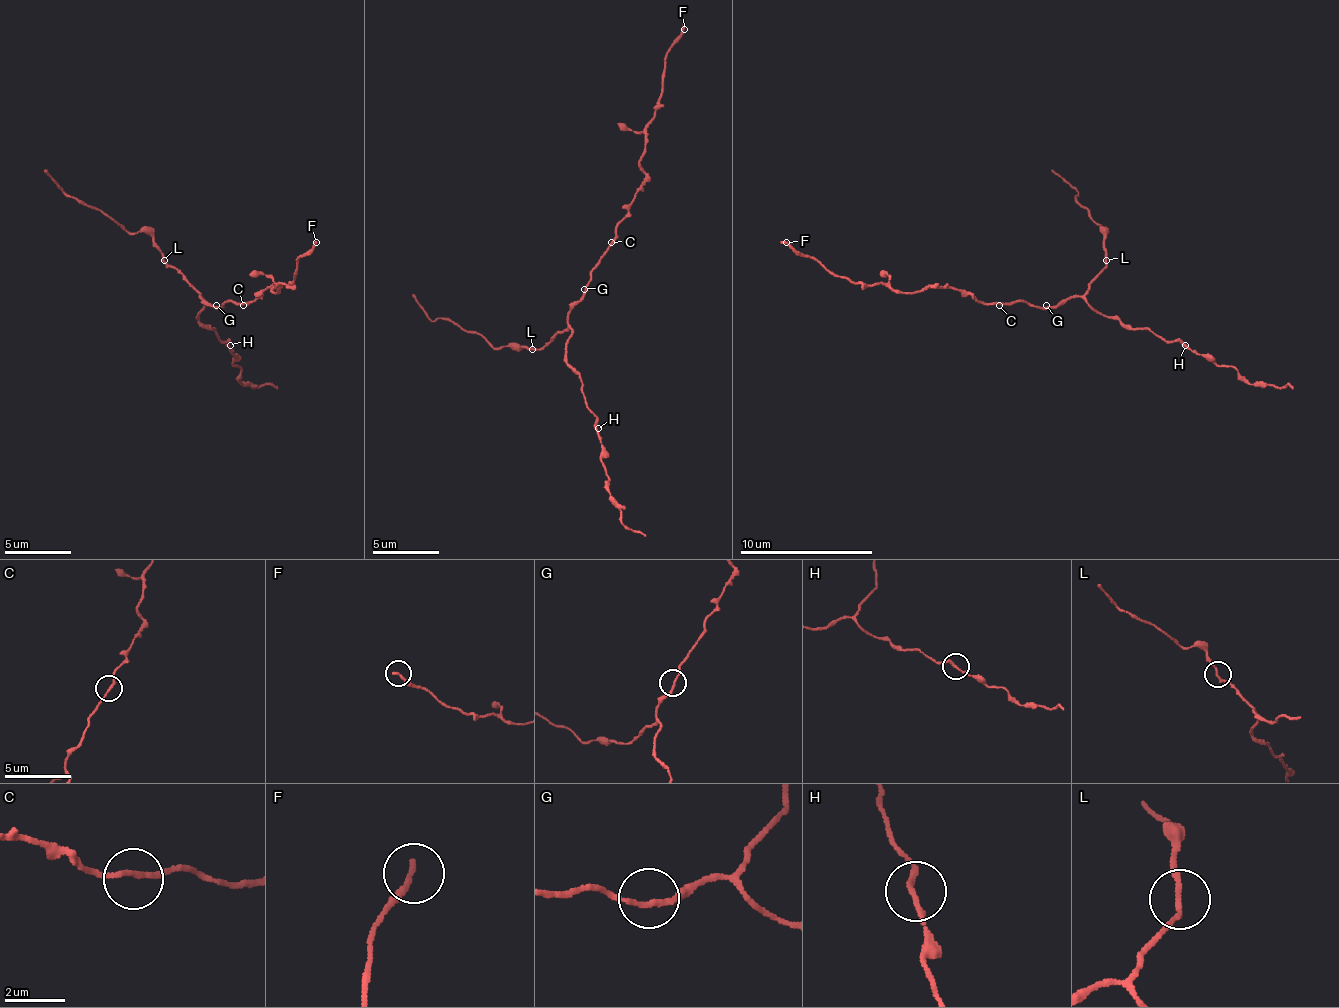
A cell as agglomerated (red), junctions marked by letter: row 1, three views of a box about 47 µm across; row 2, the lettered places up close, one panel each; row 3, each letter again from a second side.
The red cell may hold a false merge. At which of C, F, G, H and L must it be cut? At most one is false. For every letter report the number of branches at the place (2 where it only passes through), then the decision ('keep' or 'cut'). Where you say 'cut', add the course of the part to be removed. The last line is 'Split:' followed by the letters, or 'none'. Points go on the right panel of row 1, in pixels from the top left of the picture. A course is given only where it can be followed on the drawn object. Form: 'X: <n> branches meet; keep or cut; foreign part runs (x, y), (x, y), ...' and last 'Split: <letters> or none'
C: 2 branches meet; keep
F: 1 branches meet; keep
G: 2 branches meet; keep
H: 2 branches meet; keep
L: 2 branches meet; keep
Split: none

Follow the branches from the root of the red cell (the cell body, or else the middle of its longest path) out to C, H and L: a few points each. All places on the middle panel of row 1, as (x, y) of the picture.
C: (588, 289), (591, 272), (611, 242)
H: (588, 289), (584, 299), (568, 315), (571, 332), (568, 362), (581, 382), (584, 405), (598, 418), (598, 428)
L: (588, 289), (584, 299), (568, 315), (568, 325), (548, 345), (531, 348)

